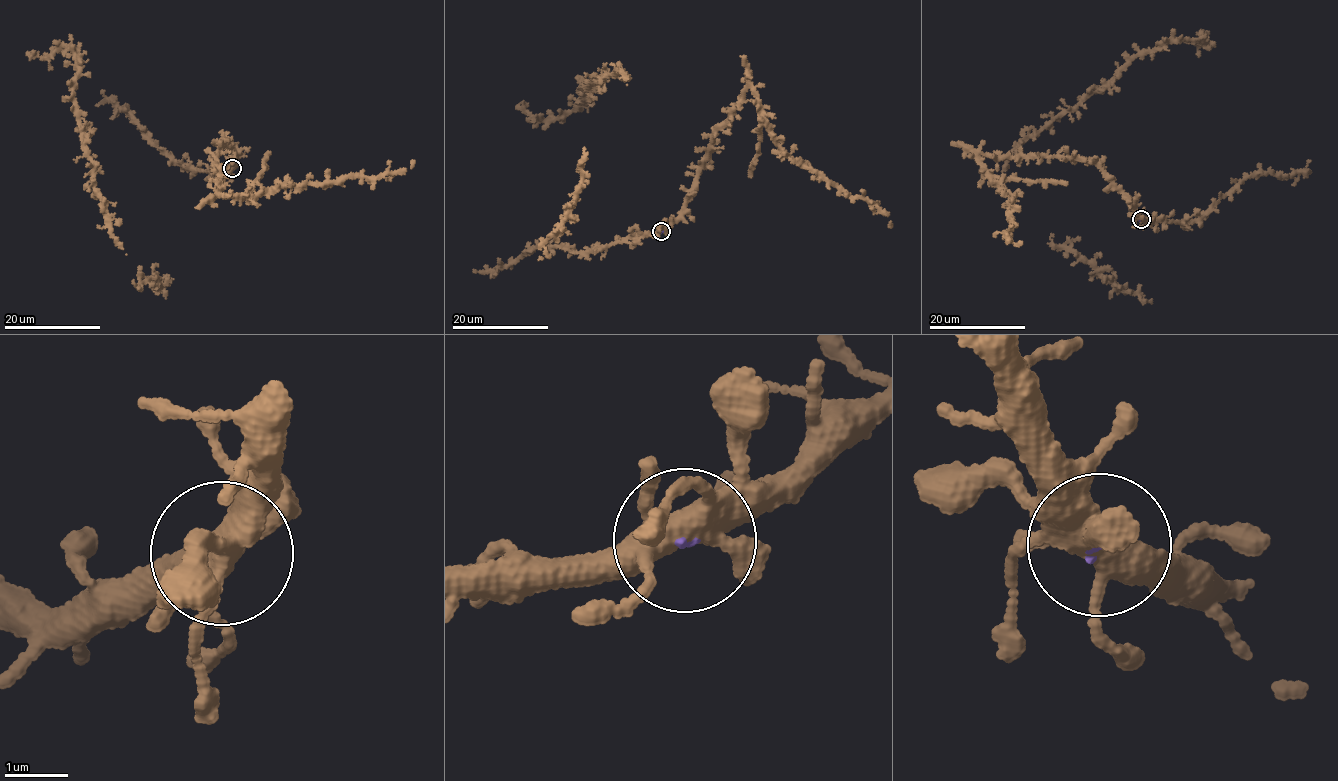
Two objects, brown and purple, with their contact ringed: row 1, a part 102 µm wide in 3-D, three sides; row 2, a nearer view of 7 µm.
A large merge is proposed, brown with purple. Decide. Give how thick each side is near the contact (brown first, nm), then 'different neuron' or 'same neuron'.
440 nm thick on the brown side, 70 nm on the other; same neuron

